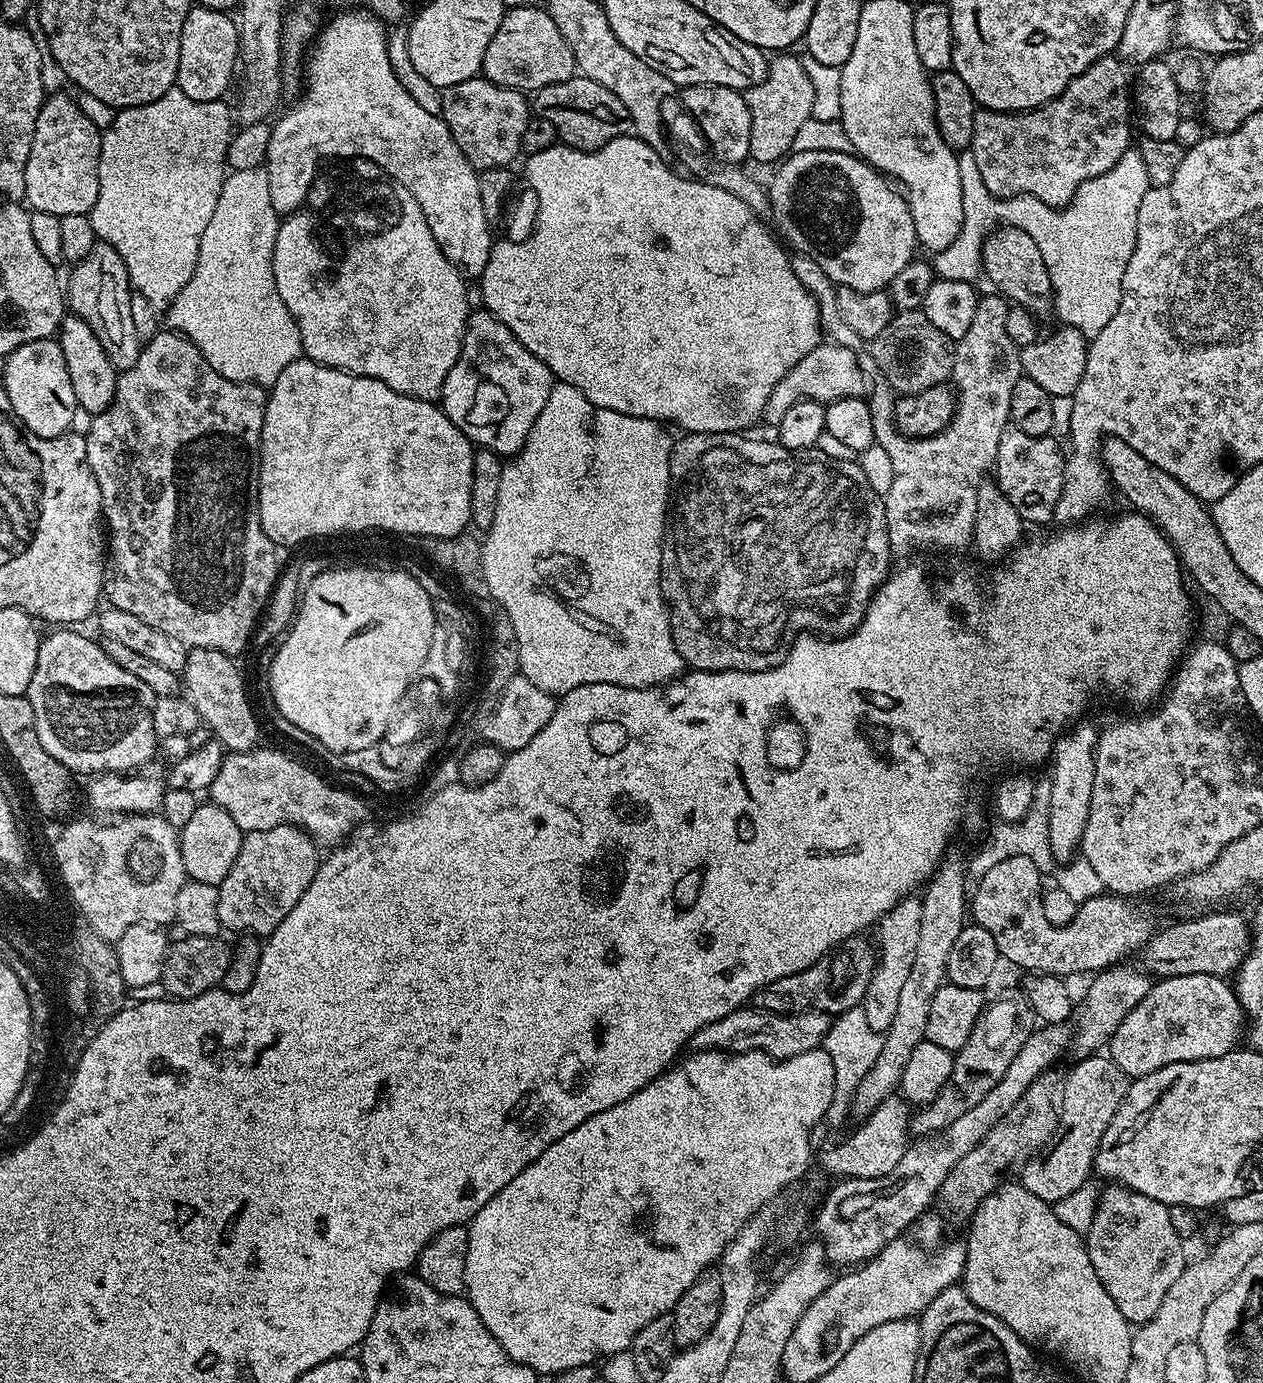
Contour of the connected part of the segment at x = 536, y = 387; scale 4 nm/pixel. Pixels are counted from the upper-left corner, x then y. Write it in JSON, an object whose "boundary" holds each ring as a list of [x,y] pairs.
{"boundary":[[[487,310],[479,311],[473,311],[468,317],[460,353],[455,356],[454,366],[444,380],[442,407],[450,422],[454,422],[454,426],[458,426],[458,430],[473,445],[480,447],[481,444],[482,447],[504,456],[503,458],[511,458],[523,448],[538,414],[542,414],[542,406],[546,406],[546,398],[550,398],[554,377],[539,358],[530,354],[530,350],[526,350],[526,346],[522,346],[522,342],[514,338],[514,334],[500,317]]]}

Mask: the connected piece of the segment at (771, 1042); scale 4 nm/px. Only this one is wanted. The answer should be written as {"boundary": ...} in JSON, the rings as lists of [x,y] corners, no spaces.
{"boundary":[[[755,1006],[736,1008],[726,1018],[702,1026],[692,1035],[693,1049],[702,1052],[765,1052],[774,1060],[789,1060],[798,1054],[821,1047],[833,1017],[826,1012],[805,1010],[803,1012],[763,1012]]]}

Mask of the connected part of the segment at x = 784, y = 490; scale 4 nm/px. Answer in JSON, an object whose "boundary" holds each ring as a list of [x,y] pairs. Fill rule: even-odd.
{"boundary":[[[694,432],[691,434],[681,435],[681,440],[677,439],[672,446],[672,453],[668,461],[670,462],[670,515],[666,520],[666,547],[662,550],[662,558],[660,559],[660,589],[664,595],[664,602],[668,605],[668,614],[672,617],[672,637],[674,638],[674,646],[678,655],[684,658],[685,665],[689,669],[698,672],[765,672],[770,667],[770,661],[773,659],[772,651],[780,644],[780,639],[784,636],[784,631],[788,628],[788,623],[793,620],[796,624],[812,623],[816,628],[825,628],[828,634],[847,634],[853,632],[860,620],[864,617],[864,610],[868,606],[868,601],[875,594],[877,588],[884,583],[889,575],[888,556],[890,557],[890,545],[888,542],[888,527],[886,526],[886,514],[881,497],[876,496],[876,492],[872,489],[872,484],[868,481],[868,476],[855,464],[852,460],[839,460],[836,456],[827,456],[824,450],[819,447],[804,448],[804,464],[792,464],[794,452],[788,451],[780,445],[779,442],[772,444],[768,440],[740,440],[736,438],[730,439],[727,432]],[[688,628],[700,628],[700,636],[688,636]]]}

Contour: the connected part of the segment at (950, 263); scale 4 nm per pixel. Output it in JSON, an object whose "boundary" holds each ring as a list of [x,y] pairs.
{"boundary":[[[1138,150],[1124,152],[1122,158],[1118,158],[1118,162],[1110,166],[1110,170],[1106,170],[1106,174],[1098,174],[1082,182],[1072,201],[1059,211],[1048,208],[1041,200],[1031,198],[1025,199],[1023,203],[1019,199],[1008,198],[1001,203],[999,199],[993,197],[990,190],[986,190],[986,182],[982,182],[982,173],[978,171],[978,162],[974,162],[972,151],[961,151],[958,157],[964,221],[953,241],[942,251],[935,253],[935,275],[942,280],[975,281],[975,276],[979,277],[982,272],[980,259],[985,239],[990,231],[988,216],[1000,216],[1005,212],[1012,219],[1009,221],[1016,222],[1024,212],[1025,220],[1022,221],[1022,227],[1030,234],[1030,238],[1034,238],[1038,250],[1042,250],[1042,258],[1046,262],[1046,270],[1052,283],[1052,295],[1059,303],[1061,300],[1062,303],[1068,304],[1066,324],[1076,327],[1087,338],[1097,336],[1106,327],[1106,322],[1110,322],[1110,318],[1118,314],[1118,302],[1122,298],[1122,274],[1126,274],[1126,262],[1130,262],[1130,254],[1136,245],[1138,206],[1142,206],[1142,198],[1150,187],[1146,166],[1142,166],[1140,152]]]}

